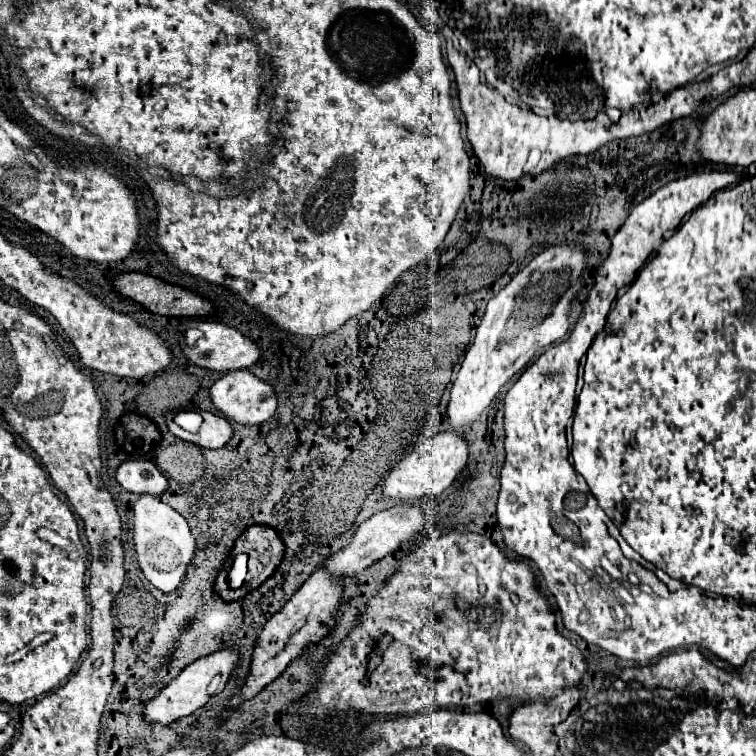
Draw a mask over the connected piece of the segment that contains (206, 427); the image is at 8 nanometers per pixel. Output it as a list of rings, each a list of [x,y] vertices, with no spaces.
[[[202,411],[202,427],[198,429],[198,433],[188,433],[184,429],[180,429],[174,421],[172,421],[172,415],[166,415],[166,425],[168,425],[168,431],[186,441],[186,443],[192,443],[192,445],[198,445],[198,447],[208,447],[208,449],[218,449],[222,445],[226,445],[232,437],[232,427],[230,423],[220,417],[220,415],[214,415],[214,413],[208,413],[208,411]]]

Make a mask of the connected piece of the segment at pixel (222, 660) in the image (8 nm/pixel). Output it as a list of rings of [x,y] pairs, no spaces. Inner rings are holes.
[[[228,647],[222,649],[218,653],[212,653],[208,657],[202,657],[194,663],[190,663],[178,677],[174,677],[166,687],[162,687],[144,707],[142,717],[144,723],[160,723],[160,725],[170,725],[190,713],[194,713],[196,709],[200,709],[202,705],[206,705],[206,701],[220,693],[224,689],[224,685],[230,679],[230,673],[234,669],[234,665],[238,663],[238,651],[236,647]]]

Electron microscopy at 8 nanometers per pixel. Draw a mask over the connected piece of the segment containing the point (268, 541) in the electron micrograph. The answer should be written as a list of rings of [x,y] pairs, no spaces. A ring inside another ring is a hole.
[[[250,525],[250,527],[236,539],[236,543],[234,543],[234,547],[232,547],[232,551],[230,551],[230,557],[226,557],[226,561],[224,561],[226,571],[220,569],[220,573],[216,575],[214,593],[216,593],[222,601],[226,601],[226,603],[228,603],[228,601],[238,601],[240,597],[244,597],[244,595],[250,593],[252,589],[260,587],[260,585],[274,573],[274,569],[280,565],[282,557],[284,557],[284,543],[282,543],[278,531],[274,531],[272,527],[266,527],[266,525]],[[236,553],[246,553],[246,555],[248,555],[248,577],[246,577],[244,585],[234,591],[234,589],[230,589],[230,587],[226,585],[226,575],[228,575],[228,569],[230,569],[230,565],[232,565],[230,559],[232,559]]]

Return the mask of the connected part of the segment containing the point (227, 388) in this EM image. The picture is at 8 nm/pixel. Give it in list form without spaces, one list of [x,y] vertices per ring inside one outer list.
[[[230,371],[224,377],[220,377],[212,387],[210,387],[210,399],[212,405],[226,417],[242,425],[258,425],[270,419],[276,411],[276,395],[274,389],[254,377],[250,371]]]

